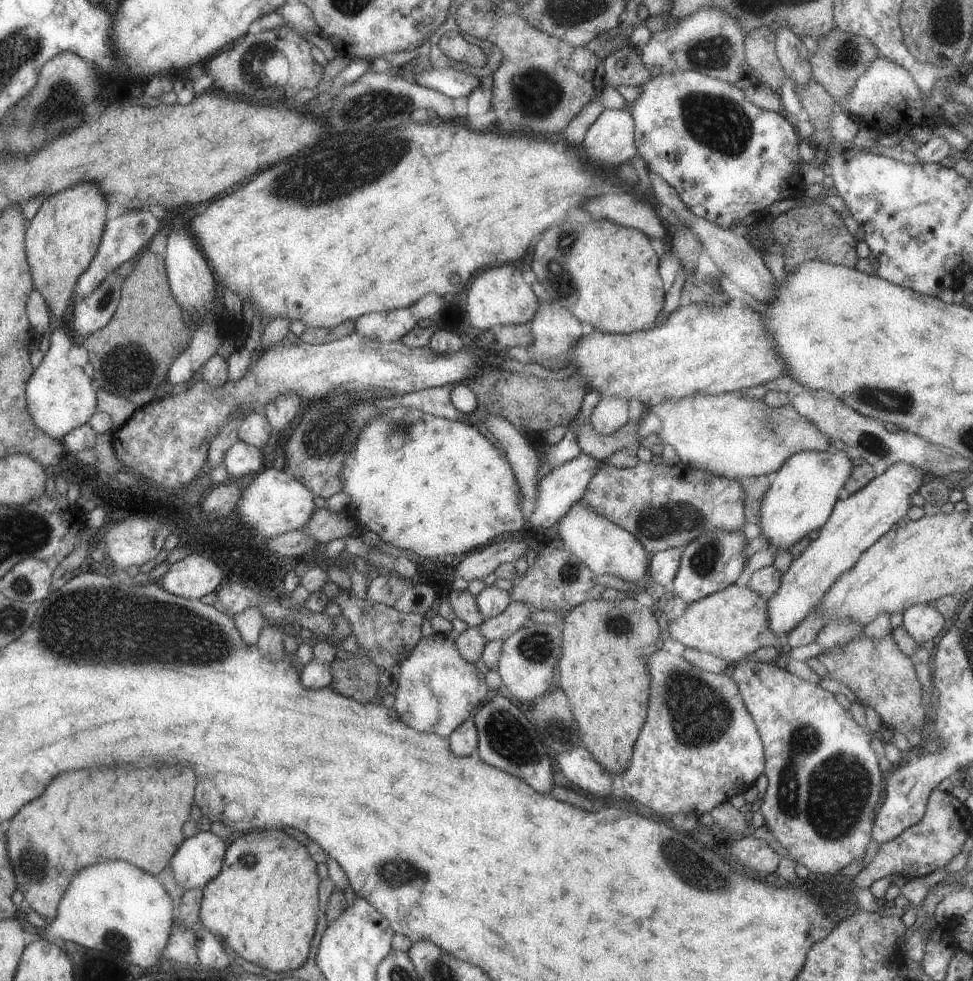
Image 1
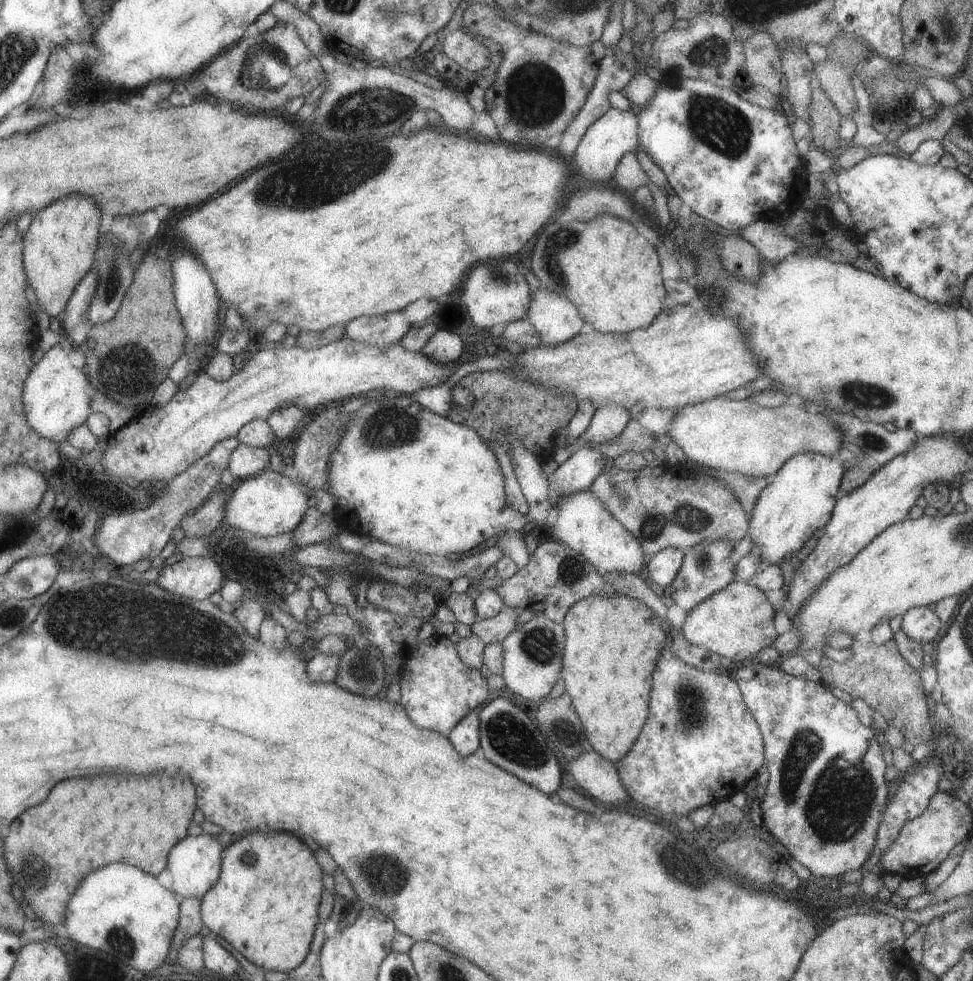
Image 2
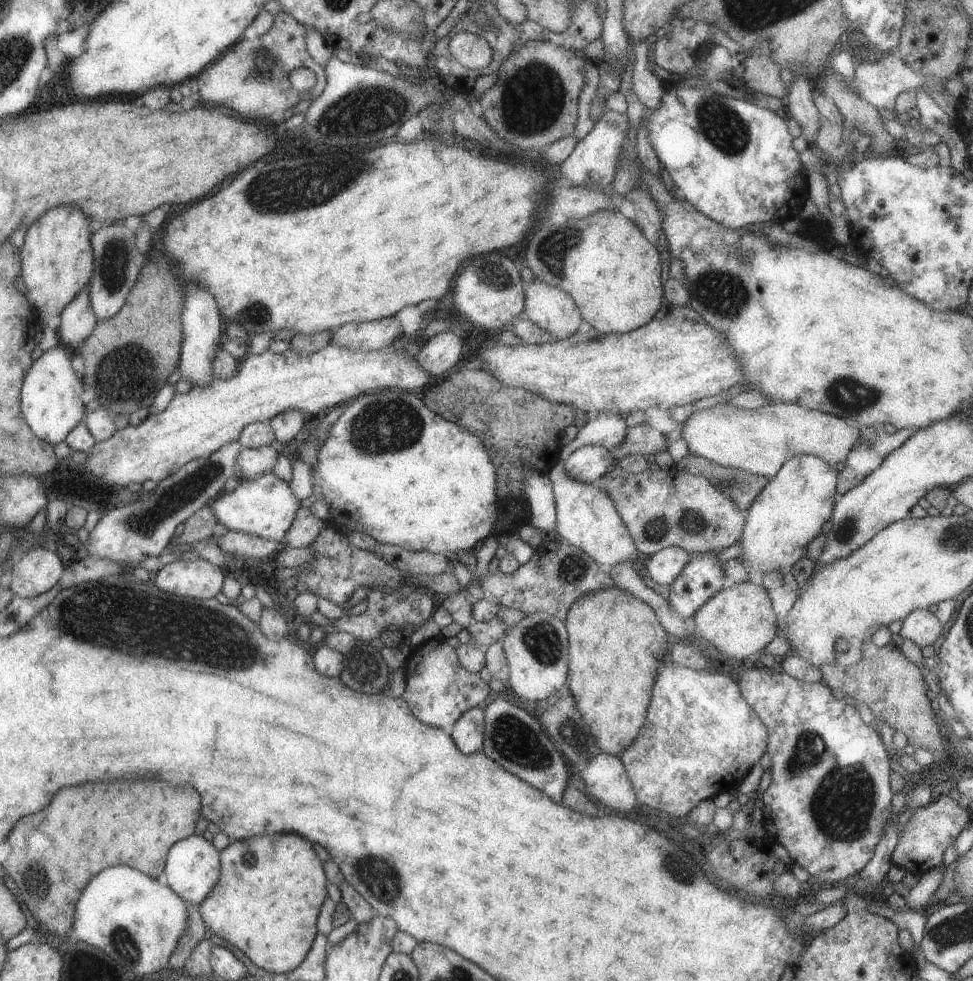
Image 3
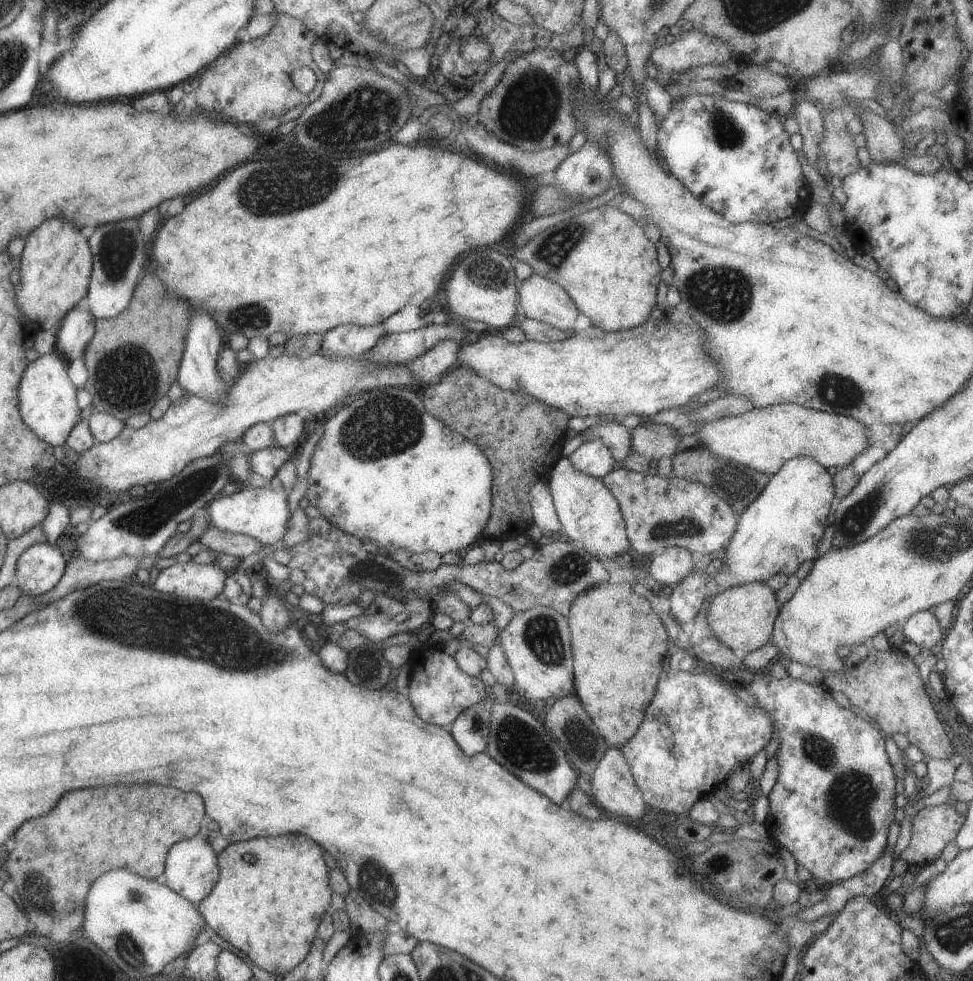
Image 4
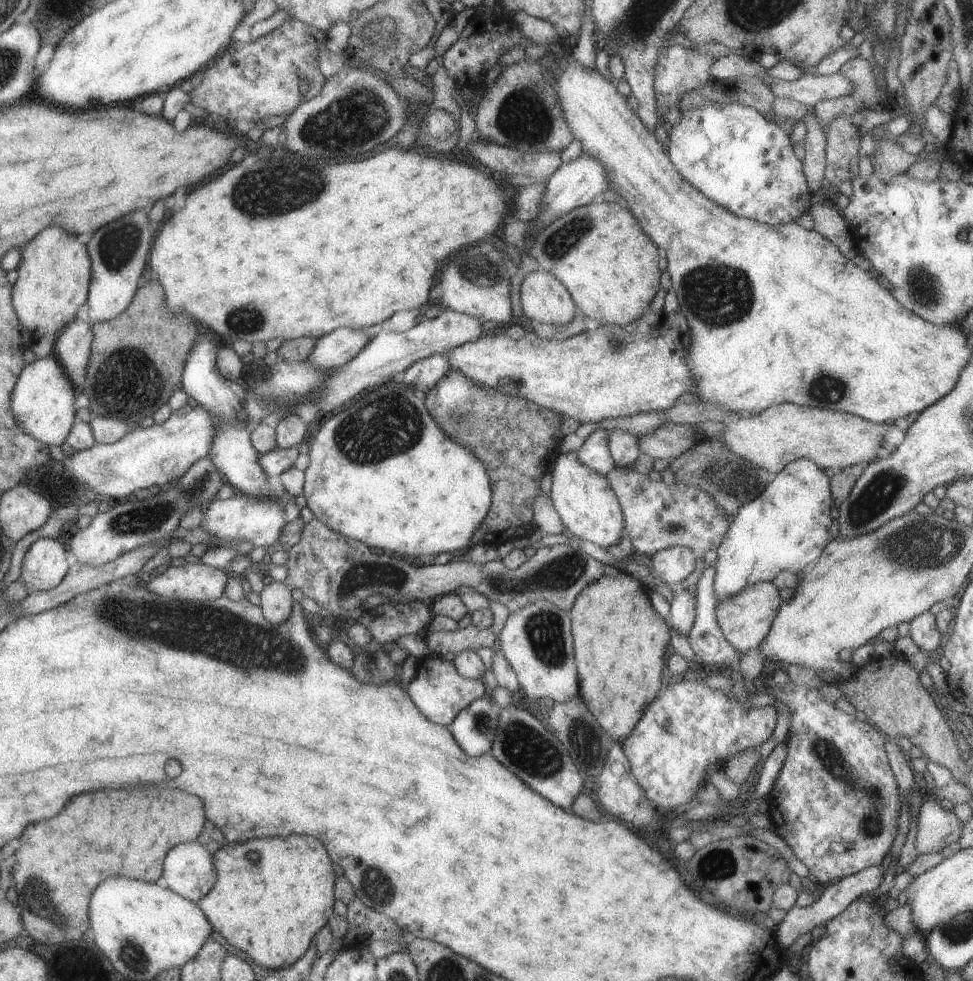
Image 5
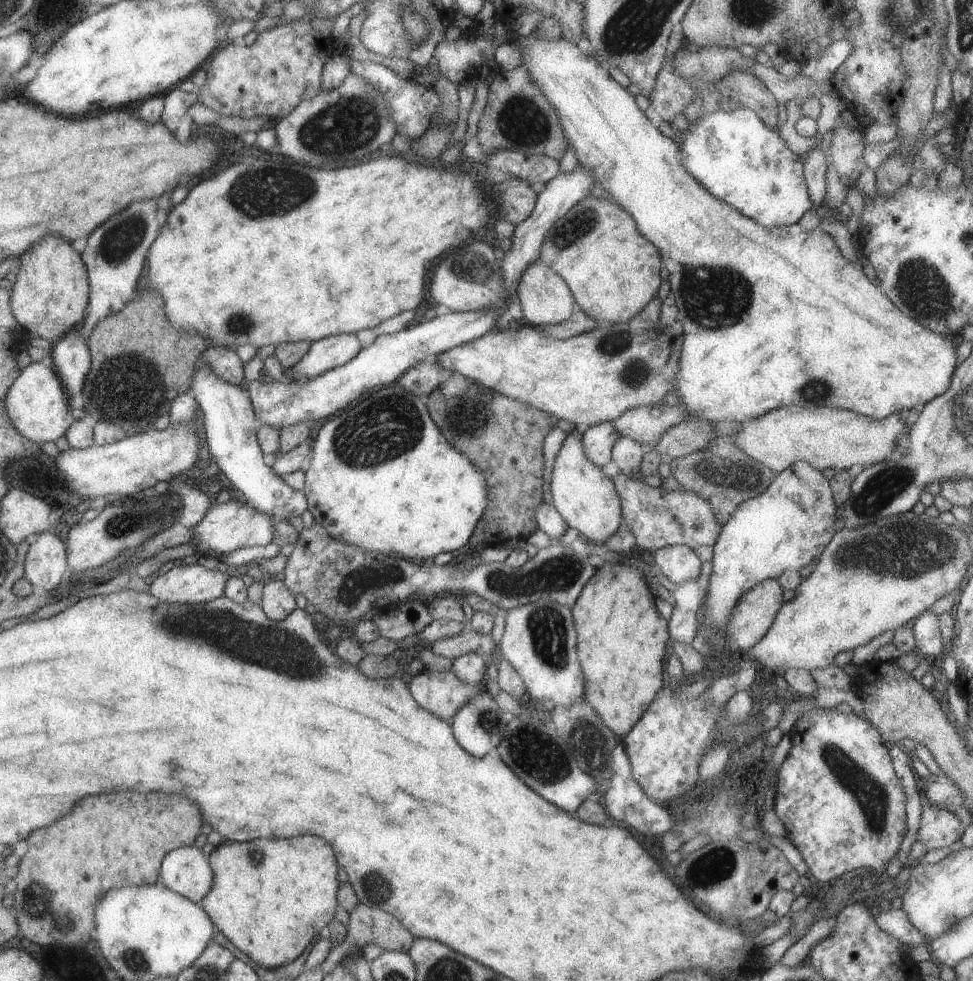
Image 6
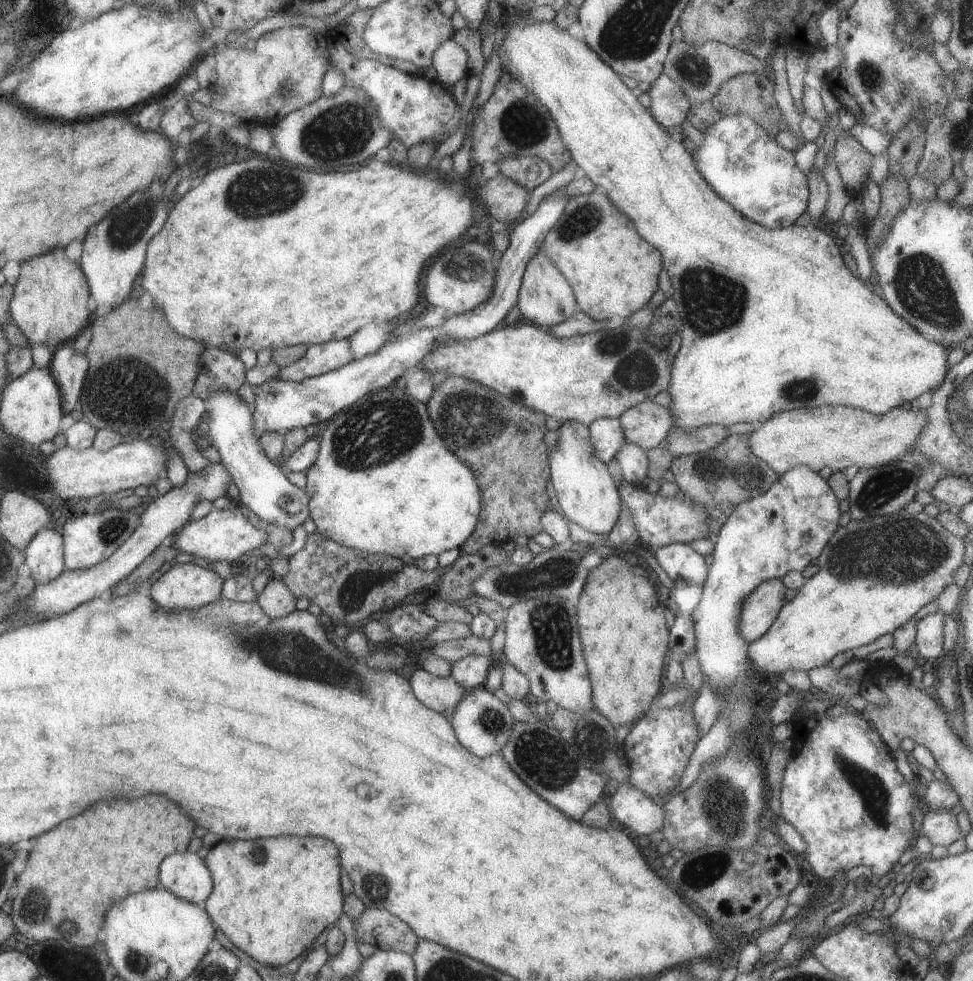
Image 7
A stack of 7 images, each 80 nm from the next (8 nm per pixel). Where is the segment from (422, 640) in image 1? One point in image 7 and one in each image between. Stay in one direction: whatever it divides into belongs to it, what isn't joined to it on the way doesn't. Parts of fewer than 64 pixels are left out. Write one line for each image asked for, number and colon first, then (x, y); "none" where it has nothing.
2: (436, 689)
3: (438, 689)
4: (438, 691)
5: (439, 692)
6: (440, 693)
7: (441, 694)

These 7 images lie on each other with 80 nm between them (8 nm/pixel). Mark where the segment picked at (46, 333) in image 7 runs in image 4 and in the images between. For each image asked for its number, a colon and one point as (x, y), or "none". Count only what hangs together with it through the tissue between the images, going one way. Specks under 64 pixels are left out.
4: (54, 269)
5: (53, 273)
6: (49, 297)

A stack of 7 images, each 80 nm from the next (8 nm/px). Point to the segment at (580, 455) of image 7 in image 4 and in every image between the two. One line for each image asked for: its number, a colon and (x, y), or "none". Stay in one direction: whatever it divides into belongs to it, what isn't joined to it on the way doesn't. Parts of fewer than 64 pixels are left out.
4: (588, 514)
5: (586, 504)
6: (582, 494)

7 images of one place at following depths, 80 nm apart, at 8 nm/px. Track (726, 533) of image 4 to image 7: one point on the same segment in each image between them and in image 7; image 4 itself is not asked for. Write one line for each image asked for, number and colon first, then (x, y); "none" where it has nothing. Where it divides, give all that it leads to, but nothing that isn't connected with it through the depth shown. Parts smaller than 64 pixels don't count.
5: (656, 516)
6: (656, 518)
7: (659, 521)

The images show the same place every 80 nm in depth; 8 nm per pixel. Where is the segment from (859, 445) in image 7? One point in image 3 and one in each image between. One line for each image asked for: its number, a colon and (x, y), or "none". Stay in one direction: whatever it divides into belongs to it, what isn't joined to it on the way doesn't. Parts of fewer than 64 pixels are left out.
3: (759, 440)
4: (763, 439)
5: (770, 439)
6: (824, 437)

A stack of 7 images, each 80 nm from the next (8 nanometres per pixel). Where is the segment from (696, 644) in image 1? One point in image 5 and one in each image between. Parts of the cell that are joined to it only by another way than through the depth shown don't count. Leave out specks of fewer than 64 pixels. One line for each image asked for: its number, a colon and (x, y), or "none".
2: (737, 621)
3: (739, 620)
4: (741, 617)
5: (744, 618)

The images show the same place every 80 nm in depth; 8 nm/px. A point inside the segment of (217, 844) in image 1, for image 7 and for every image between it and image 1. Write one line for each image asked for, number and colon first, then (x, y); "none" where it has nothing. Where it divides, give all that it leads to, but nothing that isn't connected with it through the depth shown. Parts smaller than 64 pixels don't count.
2: (194, 863)
3: (192, 866)
4: (190, 869)
5: (188, 870)
6: (184, 870)
7: (184, 875)

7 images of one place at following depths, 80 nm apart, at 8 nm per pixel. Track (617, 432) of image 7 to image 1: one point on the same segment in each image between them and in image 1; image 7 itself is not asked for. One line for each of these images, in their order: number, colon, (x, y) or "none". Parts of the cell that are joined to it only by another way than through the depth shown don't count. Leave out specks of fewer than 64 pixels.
1: (564, 484)
2: (577, 473)
3: (587, 463)
4: (592, 457)
5: (593, 452)
6: (596, 441)

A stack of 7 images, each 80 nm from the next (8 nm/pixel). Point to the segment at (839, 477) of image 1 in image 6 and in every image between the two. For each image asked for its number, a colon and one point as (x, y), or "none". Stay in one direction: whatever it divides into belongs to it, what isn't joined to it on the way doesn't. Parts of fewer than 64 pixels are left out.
2: (799, 498)
3: (788, 512)
4: (780, 529)
5: (786, 527)
6: (786, 527)

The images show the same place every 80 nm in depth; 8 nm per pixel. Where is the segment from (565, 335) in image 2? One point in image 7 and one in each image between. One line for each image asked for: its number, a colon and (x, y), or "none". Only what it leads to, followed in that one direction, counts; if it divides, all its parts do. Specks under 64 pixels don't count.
3: (551, 309)
4: (539, 298)
5: (543, 298)
6: (544, 298)
7: (545, 298)

